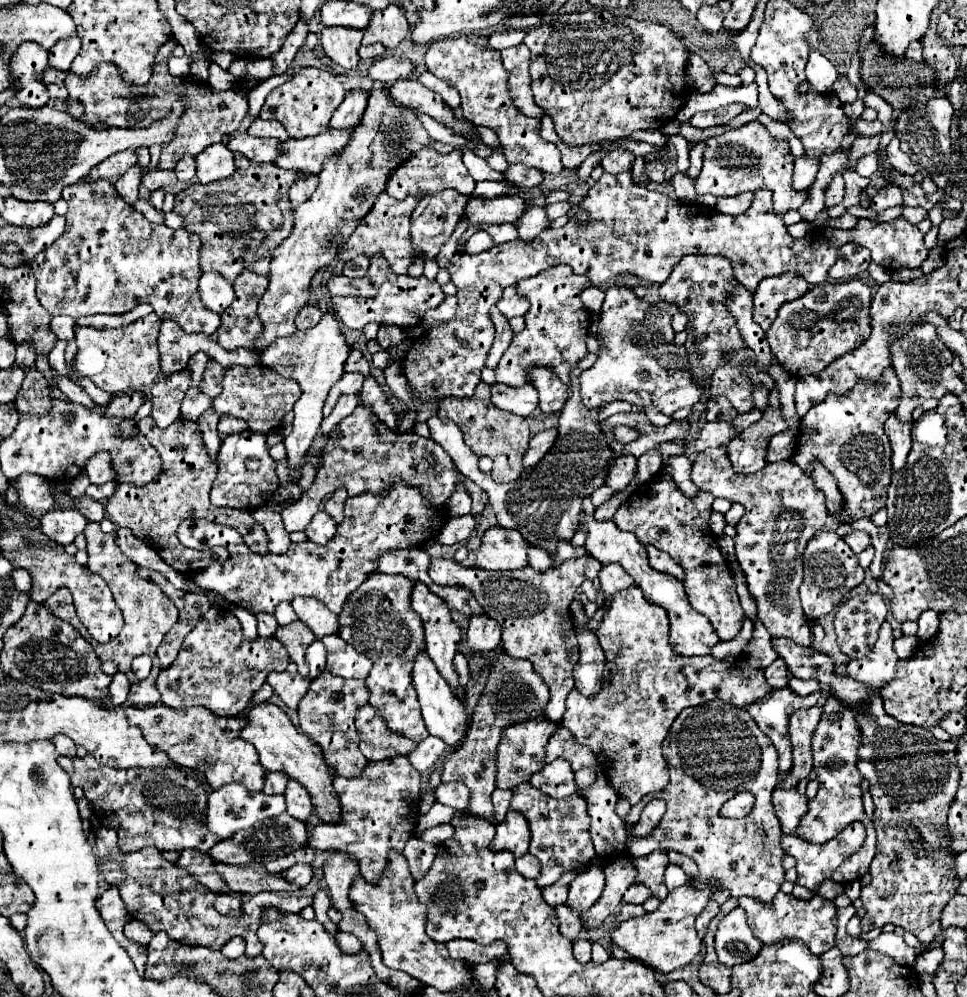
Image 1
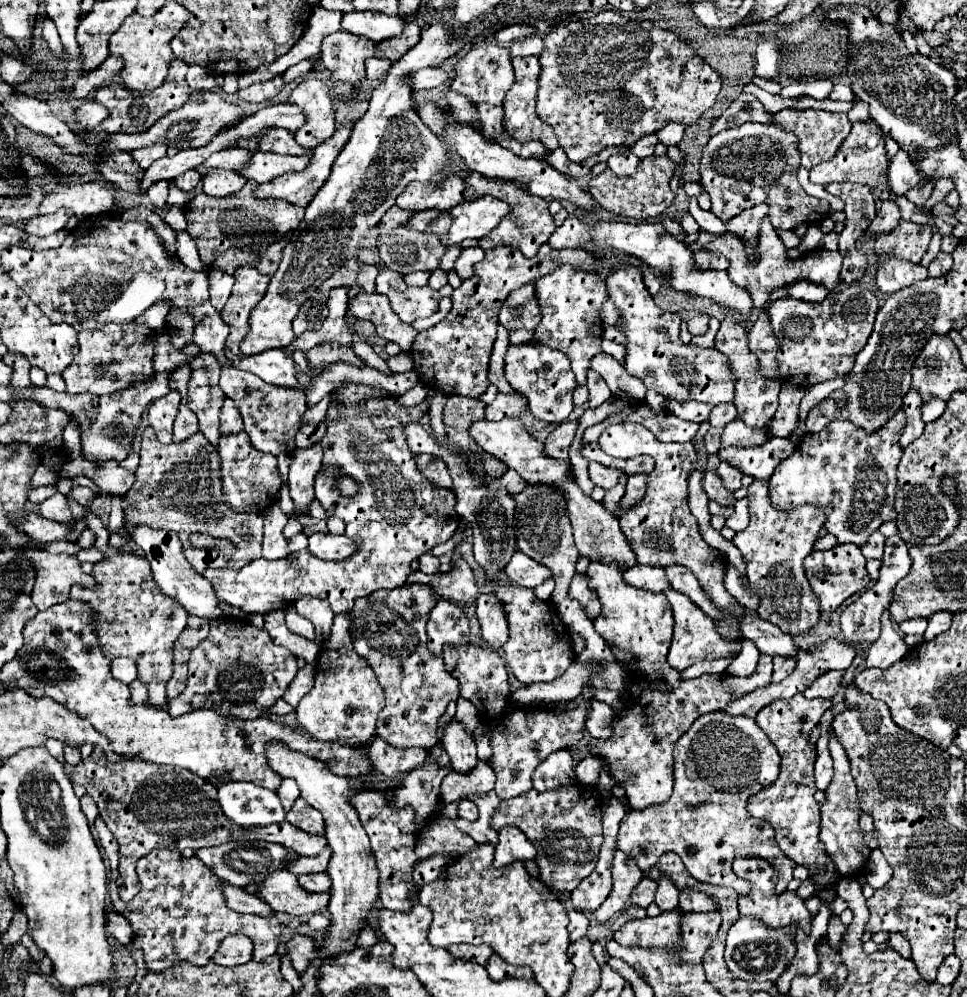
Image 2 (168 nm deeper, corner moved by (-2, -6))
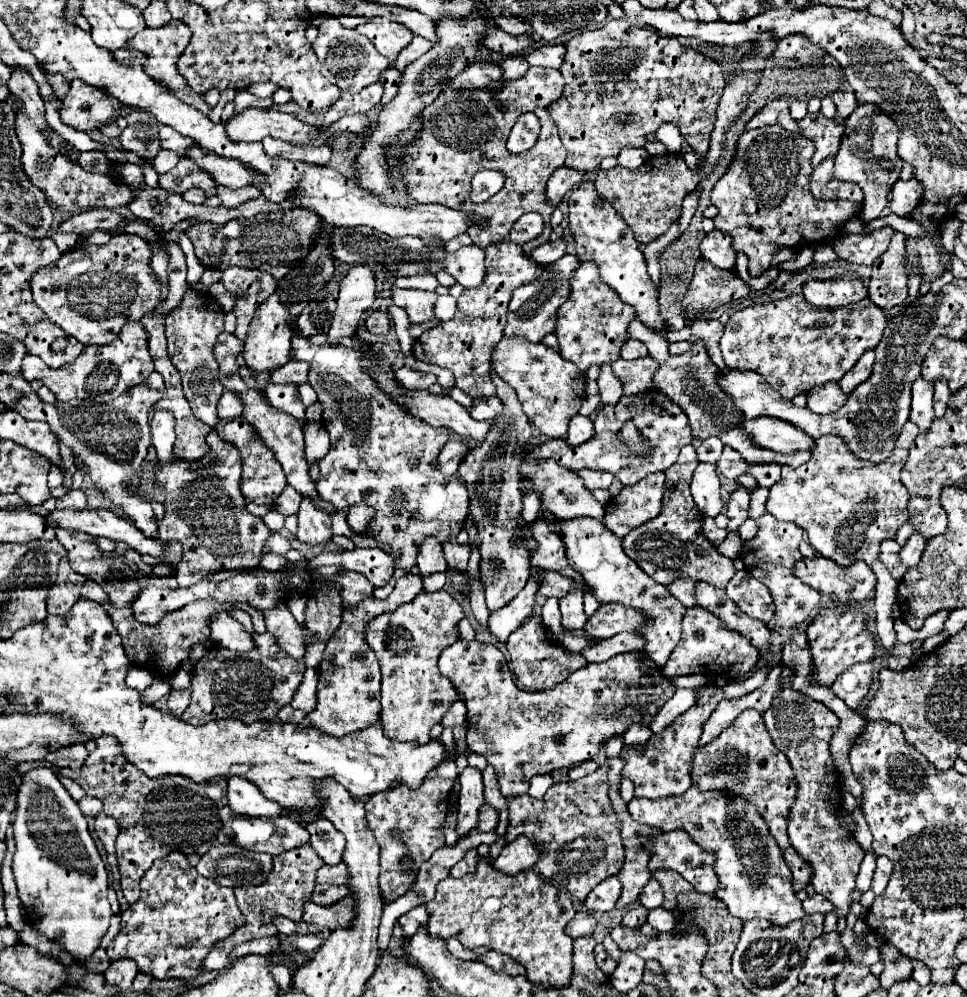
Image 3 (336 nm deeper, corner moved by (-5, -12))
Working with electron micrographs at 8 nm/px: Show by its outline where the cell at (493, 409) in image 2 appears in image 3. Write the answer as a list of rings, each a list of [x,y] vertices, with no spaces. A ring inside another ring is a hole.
[[[496,396],[474,398],[472,408],[470,408],[470,416],[474,420],[494,420],[502,410],[504,410],[504,404]]]

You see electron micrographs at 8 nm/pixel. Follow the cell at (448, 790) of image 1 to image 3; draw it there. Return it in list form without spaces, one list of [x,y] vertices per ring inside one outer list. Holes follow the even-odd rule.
[[[484,804],[480,808],[480,824],[478,824],[478,830],[480,832],[492,832],[492,830],[496,830],[496,826],[498,826],[496,810],[490,808],[488,804]]]

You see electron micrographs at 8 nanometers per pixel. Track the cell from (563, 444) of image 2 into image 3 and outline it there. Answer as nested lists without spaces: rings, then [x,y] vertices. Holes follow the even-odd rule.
[[[576,414],[570,420],[570,428],[568,428],[568,444],[576,446],[576,444],[584,444],[586,440],[590,440],[594,436],[594,424],[590,418]]]

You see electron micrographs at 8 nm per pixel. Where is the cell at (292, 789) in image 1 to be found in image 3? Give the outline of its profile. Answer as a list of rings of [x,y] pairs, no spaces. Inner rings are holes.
[[[320,818],[312,824],[306,824],[306,830],[310,832],[310,844],[316,850],[316,854],[326,864],[340,864],[342,852],[344,852],[344,834],[334,828],[332,822]]]

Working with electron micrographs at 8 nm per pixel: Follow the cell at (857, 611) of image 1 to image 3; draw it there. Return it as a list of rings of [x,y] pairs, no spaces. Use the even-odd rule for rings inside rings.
[[[914,532],[914,534],[910,536],[910,540],[906,542],[906,546],[902,548],[902,552],[900,552],[902,562],[904,562],[908,568],[914,568],[914,566],[920,562],[920,556],[922,556],[926,544],[928,544],[928,540],[924,540],[924,536],[920,536],[918,532]]]

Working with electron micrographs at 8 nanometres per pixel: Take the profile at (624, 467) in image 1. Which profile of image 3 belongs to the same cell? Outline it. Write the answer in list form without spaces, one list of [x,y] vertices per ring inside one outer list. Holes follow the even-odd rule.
[[[580,470],[578,476],[584,480],[584,486],[594,492],[596,488],[610,488],[614,476],[608,472],[596,472],[596,470]]]

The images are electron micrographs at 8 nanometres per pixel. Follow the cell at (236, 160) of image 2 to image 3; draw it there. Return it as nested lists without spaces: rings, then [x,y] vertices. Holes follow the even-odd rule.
[[[180,160],[176,168],[172,168],[170,172],[166,172],[164,176],[160,176],[160,186],[168,192],[176,192],[176,194],[184,194],[188,188],[214,188],[214,180],[210,178],[208,172],[200,170],[192,160]]]

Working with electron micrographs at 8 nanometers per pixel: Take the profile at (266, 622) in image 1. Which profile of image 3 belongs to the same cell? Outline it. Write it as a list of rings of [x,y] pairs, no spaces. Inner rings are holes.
[[[86,580],[86,584],[82,586],[82,596],[88,598],[88,600],[94,600],[98,604],[102,604],[106,608],[106,612],[110,614],[112,622],[114,622],[114,628],[118,630],[118,634],[122,636],[122,644],[124,644],[124,650],[126,650],[126,656],[132,660],[132,664],[136,666],[144,666],[144,668],[150,668],[150,670],[156,670],[160,672],[158,676],[170,676],[170,672],[174,674],[180,666],[180,662],[184,658],[188,658],[190,650],[194,644],[198,644],[200,640],[206,640],[210,636],[210,628],[208,628],[208,620],[210,616],[214,616],[216,612],[230,612],[234,608],[238,610],[244,610],[252,616],[253,629],[256,633],[262,634],[266,630],[266,624],[264,624],[264,616],[262,612],[256,612],[256,608],[252,608],[250,604],[220,604],[216,600],[196,600],[196,602],[190,602],[186,604],[184,608],[176,610],[176,612],[170,612],[166,614],[160,624],[156,626],[148,626],[148,624],[140,624],[136,622],[134,614],[132,614],[132,606],[126,606],[122,610],[114,608],[110,602],[108,602],[108,596],[106,592],[102,590],[100,584],[96,584],[94,580]]]

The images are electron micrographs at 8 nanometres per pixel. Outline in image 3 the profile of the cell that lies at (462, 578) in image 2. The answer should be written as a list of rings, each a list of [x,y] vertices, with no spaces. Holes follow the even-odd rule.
[[[456,538],[448,540],[448,544],[444,544],[444,554],[446,554],[446,562],[450,568],[458,568],[462,572],[466,570],[468,556],[470,556],[468,544],[460,544]]]

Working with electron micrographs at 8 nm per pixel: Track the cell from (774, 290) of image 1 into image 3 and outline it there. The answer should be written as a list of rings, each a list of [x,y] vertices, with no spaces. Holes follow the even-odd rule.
[[[830,278],[830,280],[808,280],[804,284],[804,298],[812,306],[838,308],[868,298],[868,290],[858,278]]]

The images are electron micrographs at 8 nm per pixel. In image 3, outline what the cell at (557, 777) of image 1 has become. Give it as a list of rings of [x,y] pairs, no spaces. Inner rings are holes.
[[[552,774],[534,776],[534,778],[530,780],[530,790],[528,790],[528,794],[530,794],[532,798],[542,798],[542,796],[546,794],[546,790],[548,790],[552,784],[554,784]]]

